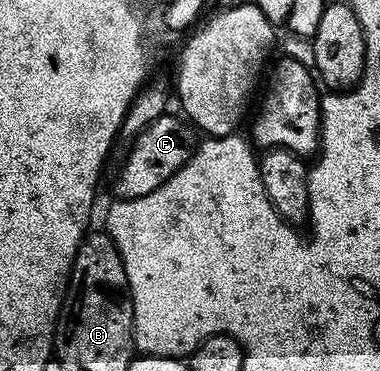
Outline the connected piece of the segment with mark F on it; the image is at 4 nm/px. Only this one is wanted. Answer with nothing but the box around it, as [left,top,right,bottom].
[114,112,196,199]

